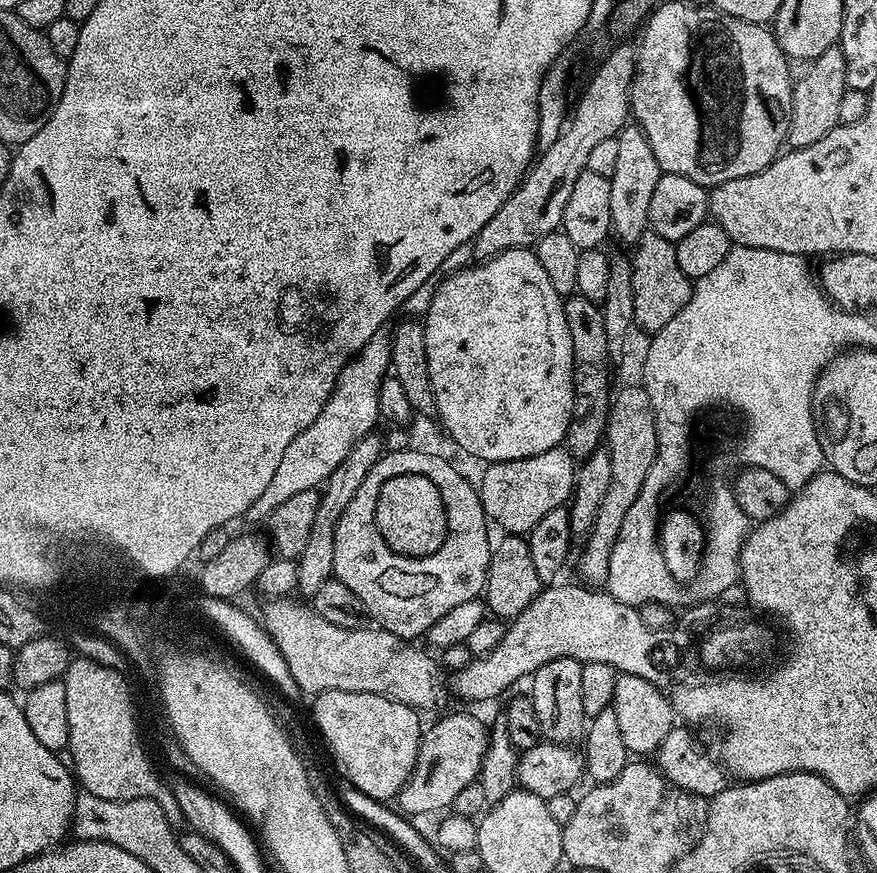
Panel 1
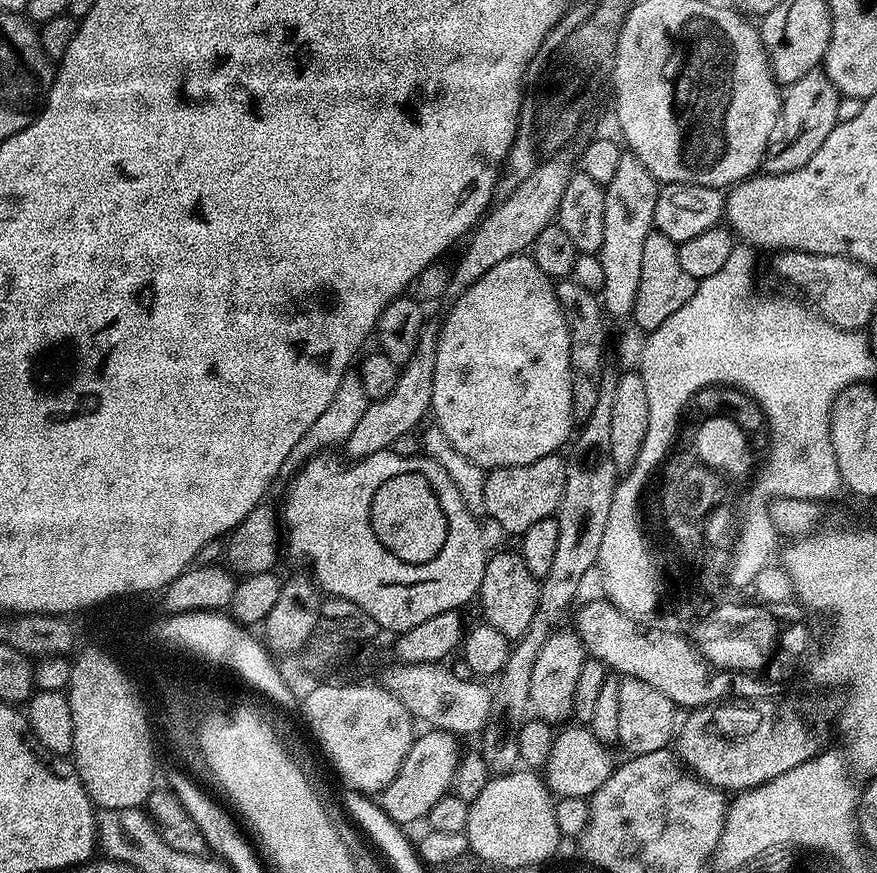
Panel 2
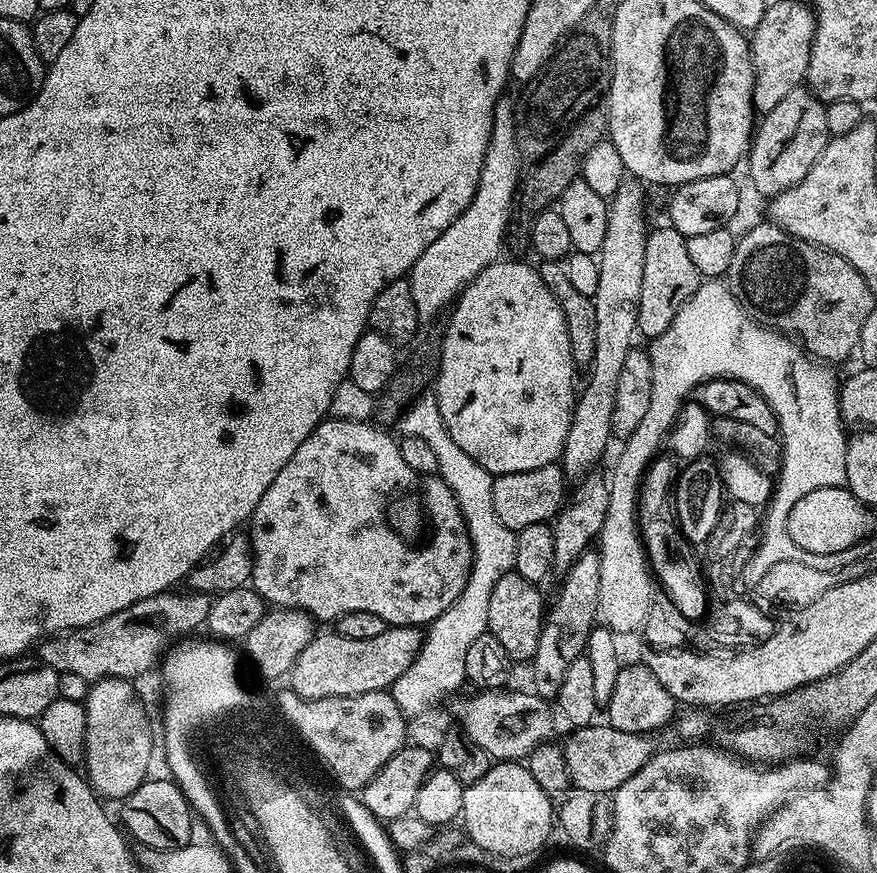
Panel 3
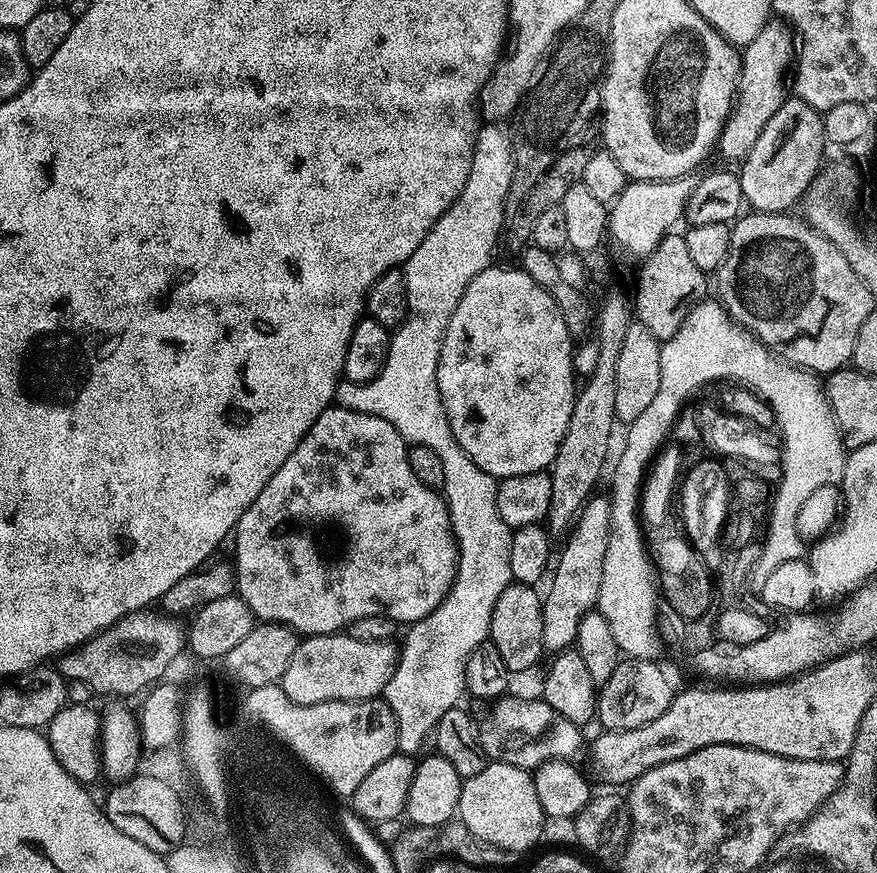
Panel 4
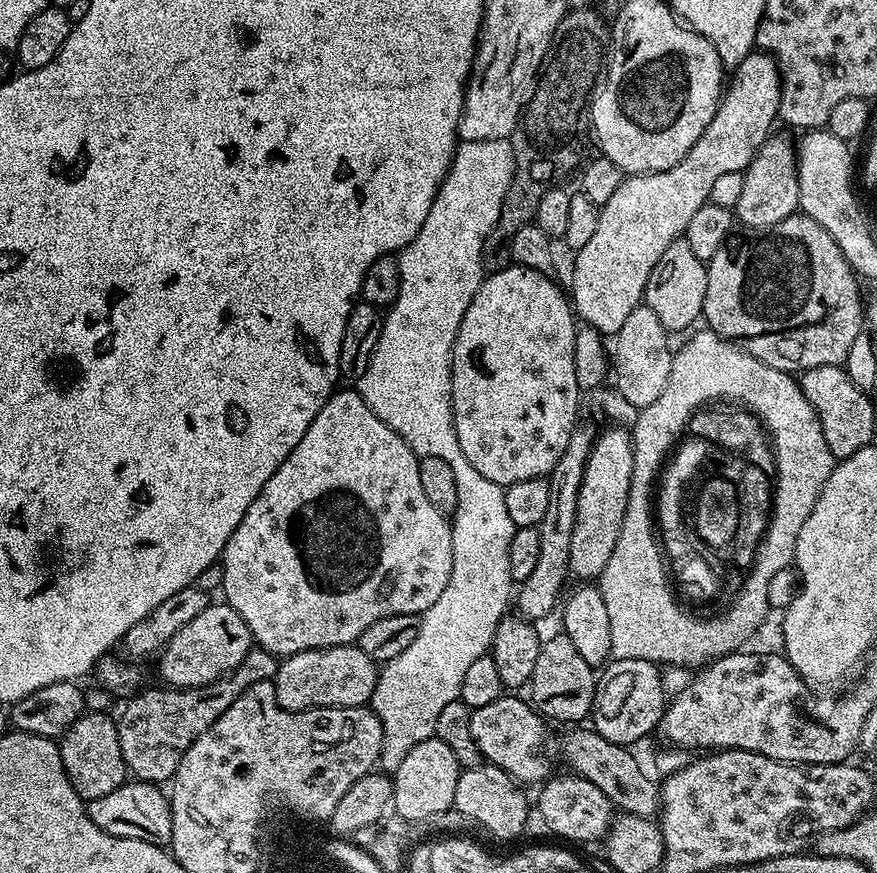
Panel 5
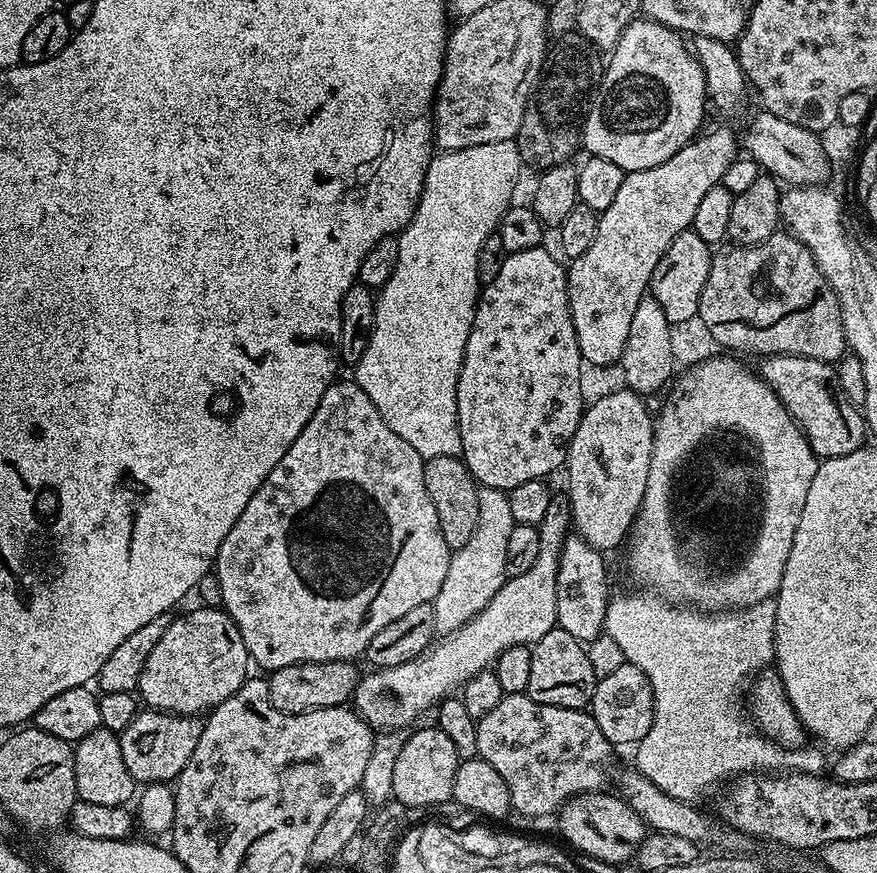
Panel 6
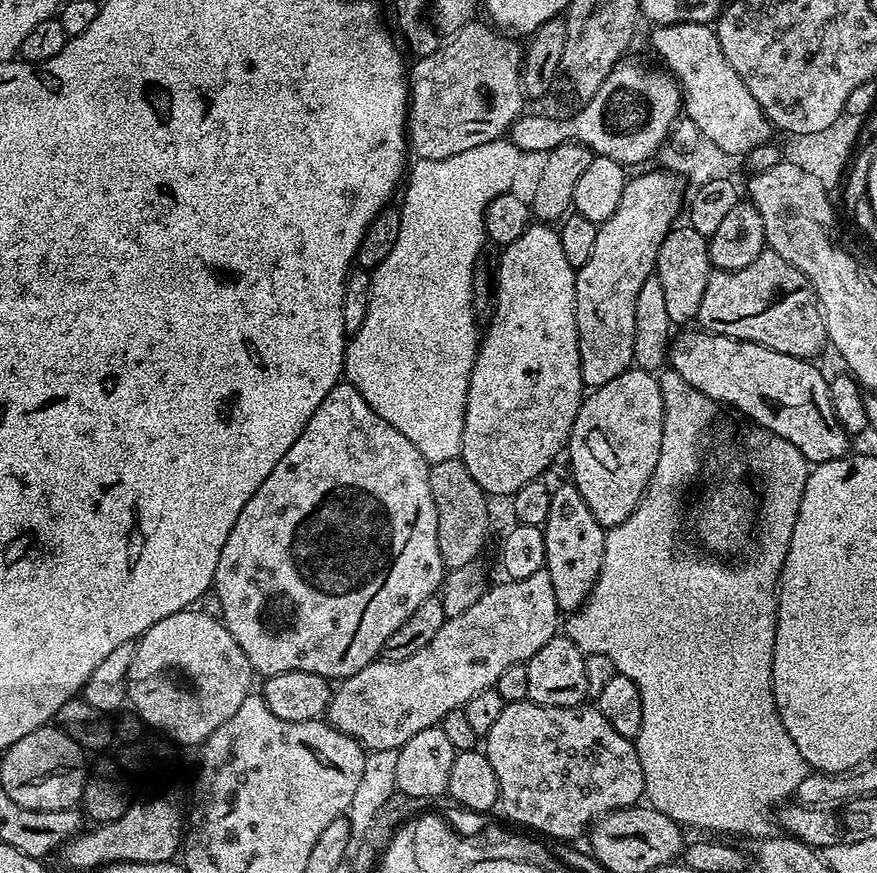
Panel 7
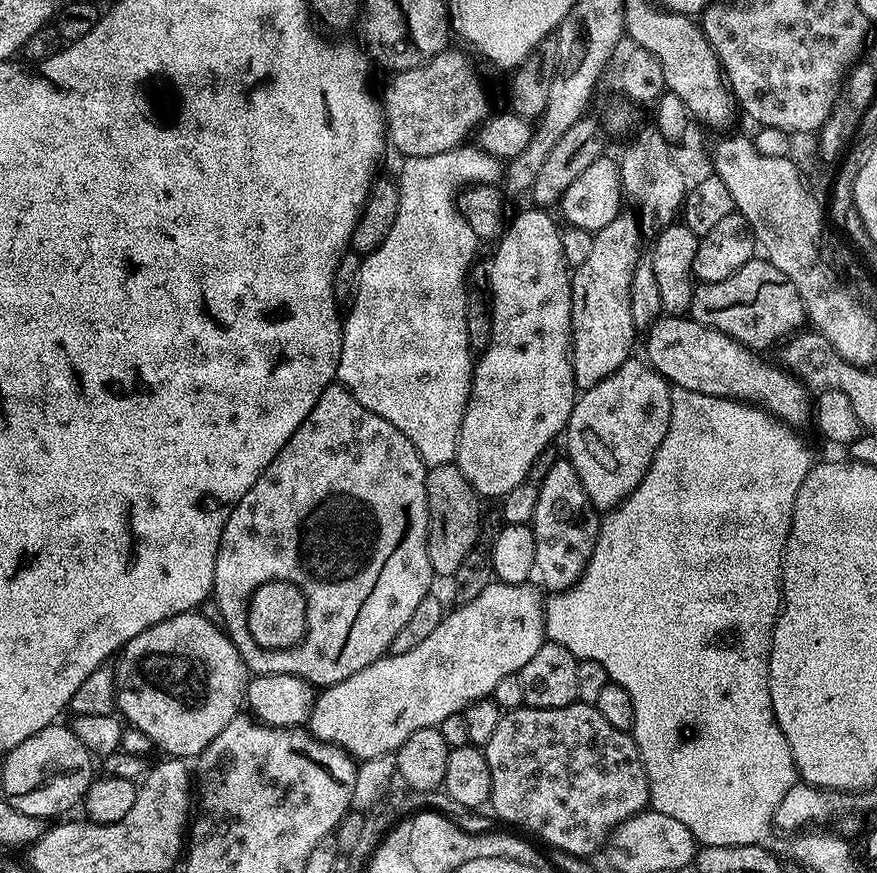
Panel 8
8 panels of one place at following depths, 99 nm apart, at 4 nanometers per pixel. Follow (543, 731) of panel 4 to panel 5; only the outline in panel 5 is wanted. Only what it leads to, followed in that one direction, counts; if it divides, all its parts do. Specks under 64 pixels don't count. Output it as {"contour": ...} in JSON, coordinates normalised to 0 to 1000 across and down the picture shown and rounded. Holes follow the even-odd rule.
{"contour":[[[652,832],[648,840],[639,848],[639,861],[643,865],[643,871],[649,875],[651,883],[658,889],[667,889],[673,896],[677,896],[677,900],[682,900],[682,905],[686,905],[686,910],[691,910],[691,914],[708,931],[717,930],[724,935],[747,936],[755,924],[755,907],[741,890],[734,885],[732,876],[725,872],[724,860],[717,859],[710,852],[701,852],[691,845],[686,845],[686,841],[682,841],[670,832]]]}

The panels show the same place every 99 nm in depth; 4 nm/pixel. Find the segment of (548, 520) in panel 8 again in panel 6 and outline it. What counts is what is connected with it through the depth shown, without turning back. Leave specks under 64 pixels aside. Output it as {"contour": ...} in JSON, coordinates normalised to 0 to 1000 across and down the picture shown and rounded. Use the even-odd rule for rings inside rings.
{"contour":[[[649,613],[641,625],[636,641],[636,677],[634,682],[634,712],[645,726],[655,726],[662,735],[681,733],[689,724],[691,699],[696,686],[693,651],[689,647],[690,633],[683,632],[662,614]]]}

